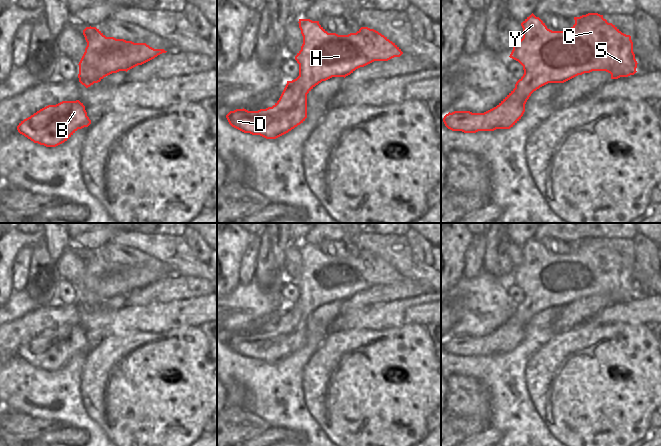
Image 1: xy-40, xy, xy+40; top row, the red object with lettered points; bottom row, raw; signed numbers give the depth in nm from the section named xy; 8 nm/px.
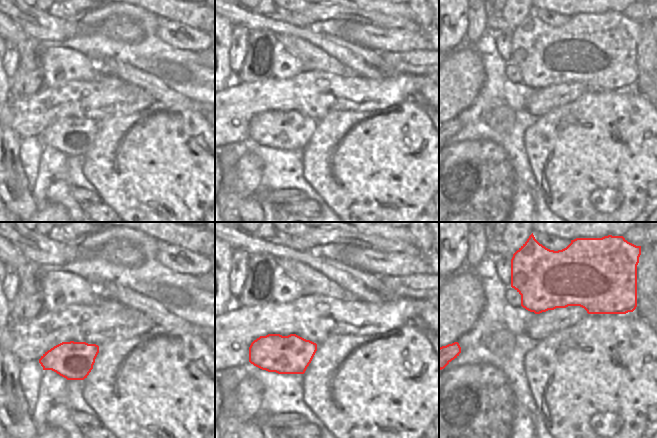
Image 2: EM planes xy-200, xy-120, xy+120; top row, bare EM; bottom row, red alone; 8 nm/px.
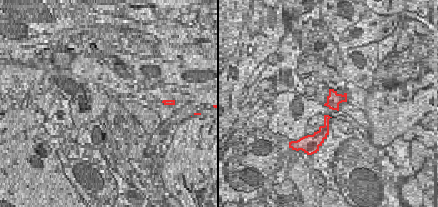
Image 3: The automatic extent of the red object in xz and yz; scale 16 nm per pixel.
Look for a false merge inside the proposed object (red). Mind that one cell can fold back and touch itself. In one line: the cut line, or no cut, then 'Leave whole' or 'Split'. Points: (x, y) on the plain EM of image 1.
No split. Leave whole.

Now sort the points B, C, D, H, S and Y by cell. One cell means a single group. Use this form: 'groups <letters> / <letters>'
groups B C D H S Y

